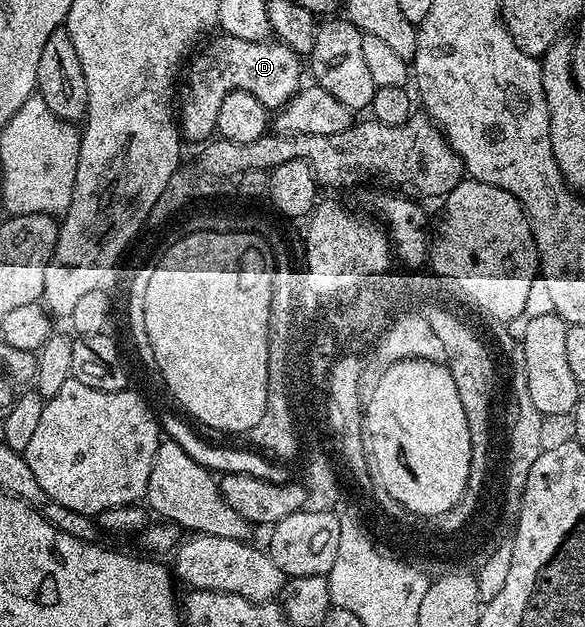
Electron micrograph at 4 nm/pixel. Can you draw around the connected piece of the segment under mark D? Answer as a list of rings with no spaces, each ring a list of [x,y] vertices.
[[[217,35],[206,49],[203,48],[198,48],[184,66],[183,76],[175,93],[179,102],[179,130],[186,142],[204,142],[214,136],[219,107],[222,106],[223,99],[231,95],[231,91],[247,91],[255,95],[255,99],[259,99],[265,109],[276,111],[283,108],[296,96],[297,90],[302,88],[302,58],[295,51],[291,51],[291,47],[276,39],[248,41]]]

